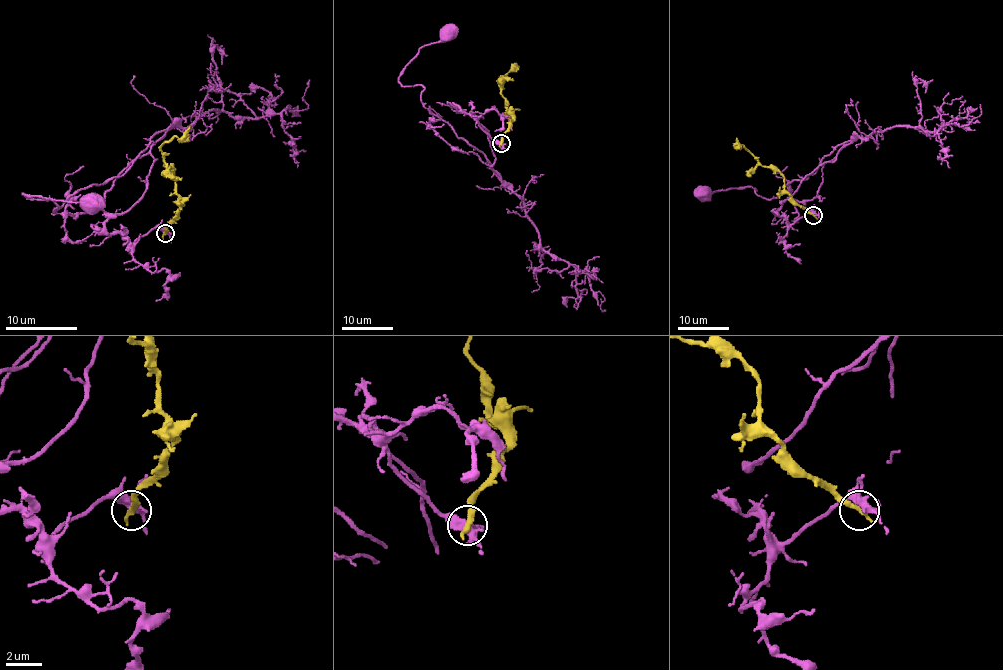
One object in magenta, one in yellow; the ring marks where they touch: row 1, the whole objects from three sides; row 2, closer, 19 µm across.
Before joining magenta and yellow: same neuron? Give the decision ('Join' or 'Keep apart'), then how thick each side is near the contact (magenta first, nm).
Keep apart. Thickness 380 nm (magenta) against 360 nm

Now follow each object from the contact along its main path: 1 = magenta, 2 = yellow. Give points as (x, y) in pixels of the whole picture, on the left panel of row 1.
1: (164, 231), (132, 246), (105, 226), (146, 189), (162, 131), (123, 174), (53, 212), (23, 194), (91, 205)
2: (164, 233), (180, 208), (180, 199), (177, 180), (164, 165), (161, 146), (175, 137), (180, 138), (189, 126)

